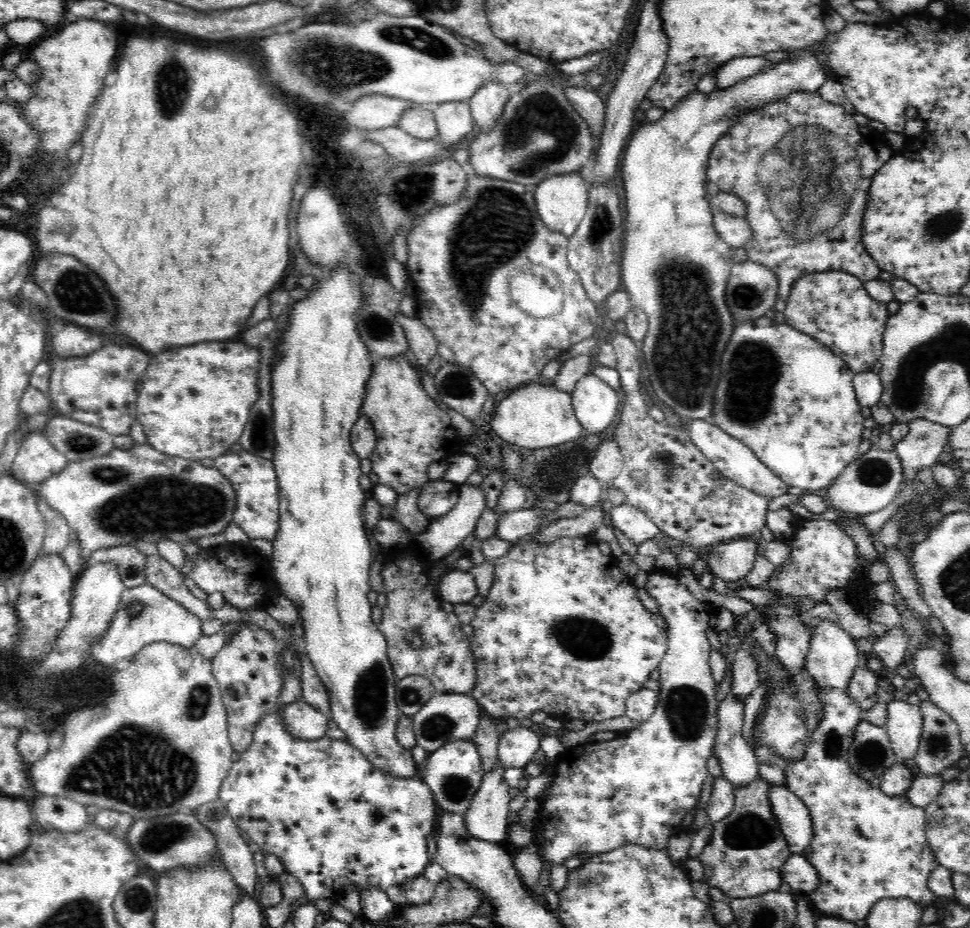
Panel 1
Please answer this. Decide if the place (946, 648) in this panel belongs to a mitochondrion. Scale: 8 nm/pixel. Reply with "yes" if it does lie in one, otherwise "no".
no

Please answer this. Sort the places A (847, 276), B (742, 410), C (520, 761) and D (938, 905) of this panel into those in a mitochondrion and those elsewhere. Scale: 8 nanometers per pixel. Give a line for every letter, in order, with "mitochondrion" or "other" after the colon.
A: other
B: mitochondrion
C: other
D: other

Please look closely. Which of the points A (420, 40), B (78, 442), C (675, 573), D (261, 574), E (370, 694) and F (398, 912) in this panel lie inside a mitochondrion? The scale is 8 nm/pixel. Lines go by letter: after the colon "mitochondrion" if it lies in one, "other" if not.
A: mitochondrion
B: mitochondrion
C: other
D: other
E: mitochondrion
F: other

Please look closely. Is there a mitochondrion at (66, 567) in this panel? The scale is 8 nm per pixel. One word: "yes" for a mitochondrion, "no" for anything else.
no

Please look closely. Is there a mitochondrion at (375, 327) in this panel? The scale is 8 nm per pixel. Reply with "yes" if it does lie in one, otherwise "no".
yes

